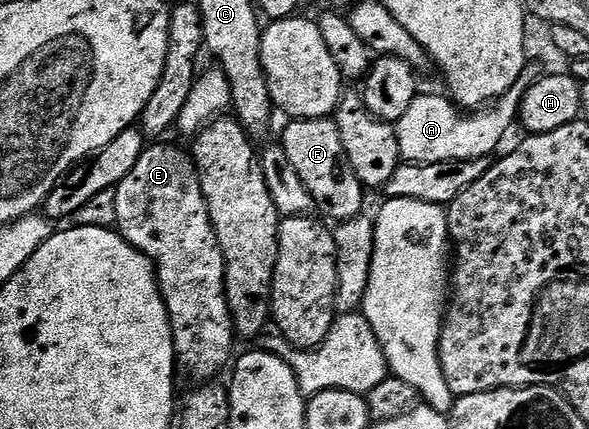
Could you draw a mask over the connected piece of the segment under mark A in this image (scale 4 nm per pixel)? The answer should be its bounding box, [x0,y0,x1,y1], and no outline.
[395,61,539,163]

